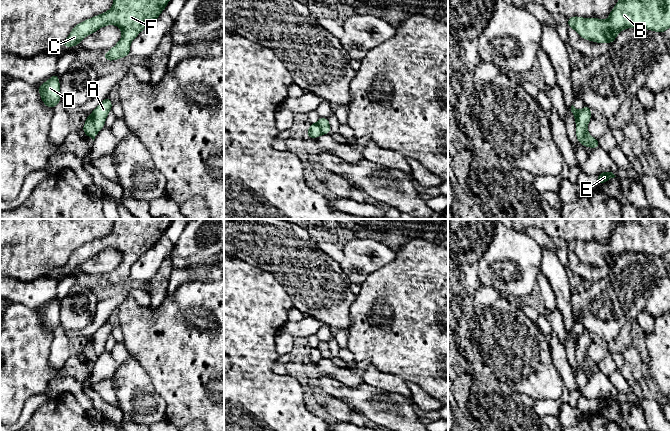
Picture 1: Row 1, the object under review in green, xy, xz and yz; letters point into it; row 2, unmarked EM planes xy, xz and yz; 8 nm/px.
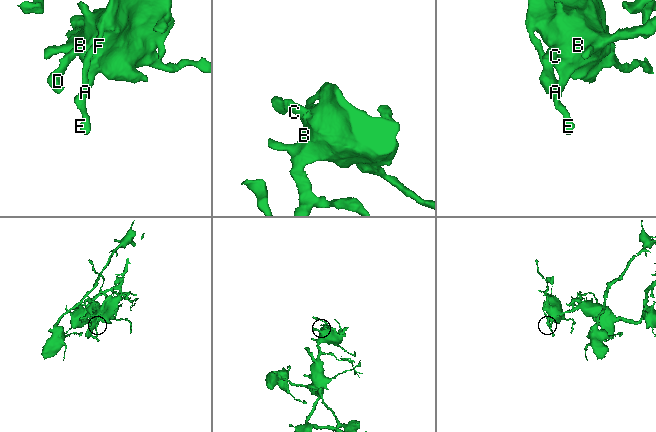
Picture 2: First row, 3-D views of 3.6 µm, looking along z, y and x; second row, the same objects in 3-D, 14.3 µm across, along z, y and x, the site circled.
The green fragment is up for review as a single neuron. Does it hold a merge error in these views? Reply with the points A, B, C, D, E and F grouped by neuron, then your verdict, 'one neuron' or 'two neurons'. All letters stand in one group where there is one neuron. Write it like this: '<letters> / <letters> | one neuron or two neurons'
A E / B C D F | two neurons

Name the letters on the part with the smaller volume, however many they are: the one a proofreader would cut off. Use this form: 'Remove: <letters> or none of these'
Remove: A, E

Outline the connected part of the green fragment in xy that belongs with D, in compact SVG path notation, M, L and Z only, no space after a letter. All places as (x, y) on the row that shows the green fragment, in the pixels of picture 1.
M57 73L36 88L39 90L41 99L45 106L53 109L58 103L61 102L60 82Z

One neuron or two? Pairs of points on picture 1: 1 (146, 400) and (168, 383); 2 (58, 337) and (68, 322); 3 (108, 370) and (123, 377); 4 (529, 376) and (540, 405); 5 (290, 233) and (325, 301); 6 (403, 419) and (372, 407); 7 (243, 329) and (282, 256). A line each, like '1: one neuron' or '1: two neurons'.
1: two neurons
2: two neurons
3: two neurons
4: two neurons
5: one neuron
6: one neuron
7: two neurons

